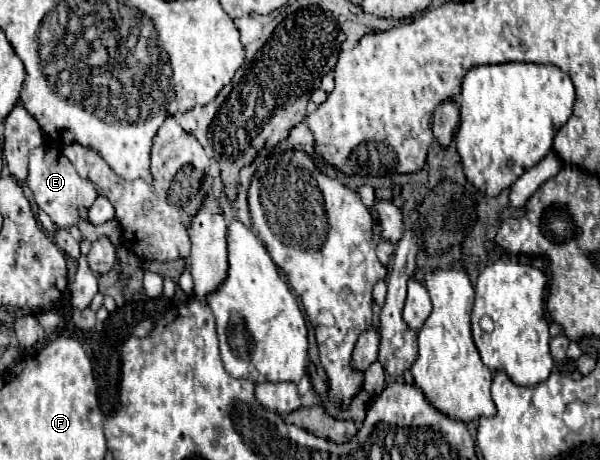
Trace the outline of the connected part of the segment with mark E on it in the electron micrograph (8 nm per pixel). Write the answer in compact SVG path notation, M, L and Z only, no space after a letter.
M47 144L35 148L35 152L31 152L31 156L29 156L27 186L31 188L39 210L43 210L57 228L65 228L65 230L77 226L77 222L81 218L79 208L89 210L91 204L95 202L95 198L99 196L95 184L91 184L89 180L83 180L57 146L47 146Z

